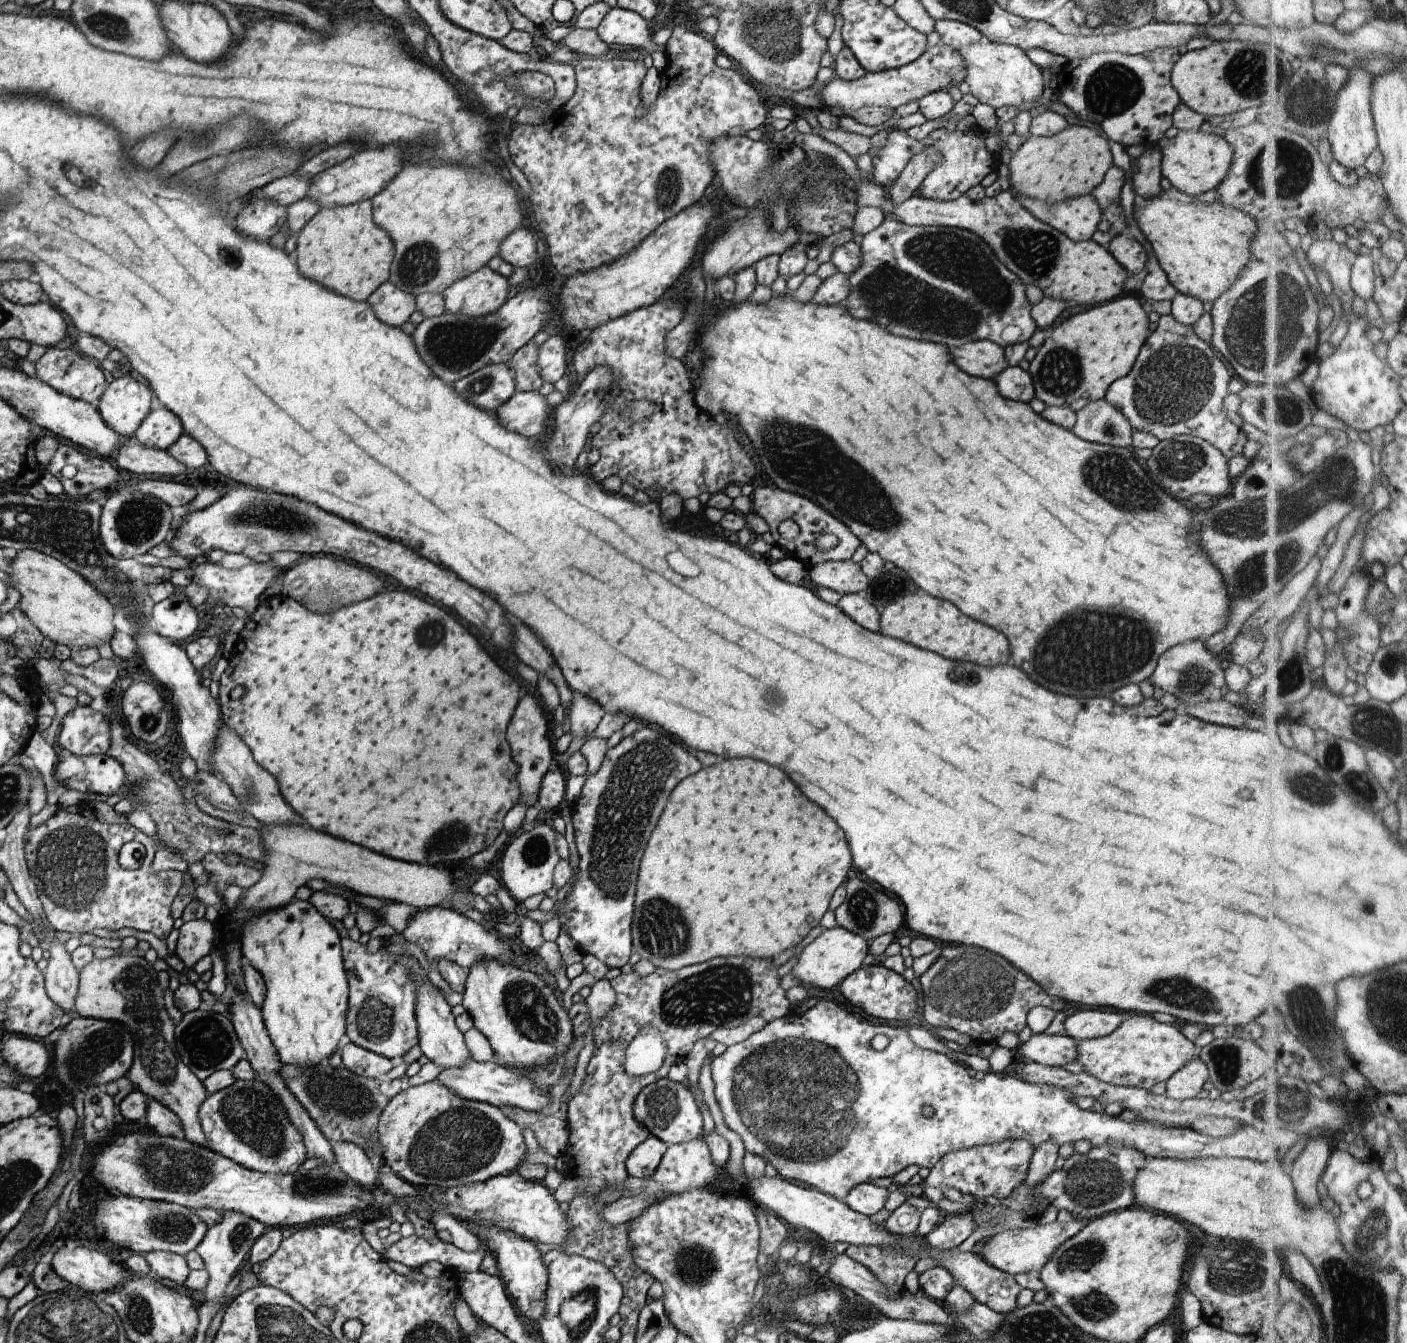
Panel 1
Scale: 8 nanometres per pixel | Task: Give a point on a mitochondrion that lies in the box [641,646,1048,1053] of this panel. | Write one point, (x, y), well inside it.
(719, 994)

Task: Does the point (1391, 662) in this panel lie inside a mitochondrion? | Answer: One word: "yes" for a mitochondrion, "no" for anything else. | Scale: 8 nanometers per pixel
yes

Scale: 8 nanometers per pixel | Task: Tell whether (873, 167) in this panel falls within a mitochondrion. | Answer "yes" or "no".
no

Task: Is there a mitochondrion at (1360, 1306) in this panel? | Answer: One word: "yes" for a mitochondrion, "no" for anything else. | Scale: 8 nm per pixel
yes

